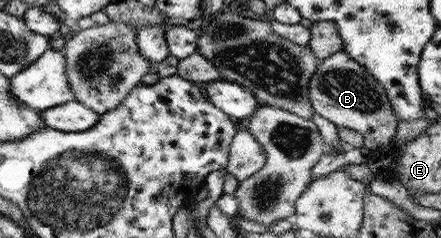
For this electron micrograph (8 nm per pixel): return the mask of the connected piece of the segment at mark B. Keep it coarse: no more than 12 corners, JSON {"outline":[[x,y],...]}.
{"outline":[[344,50],[319,62],[314,113],[377,152],[399,119],[385,88]]}

